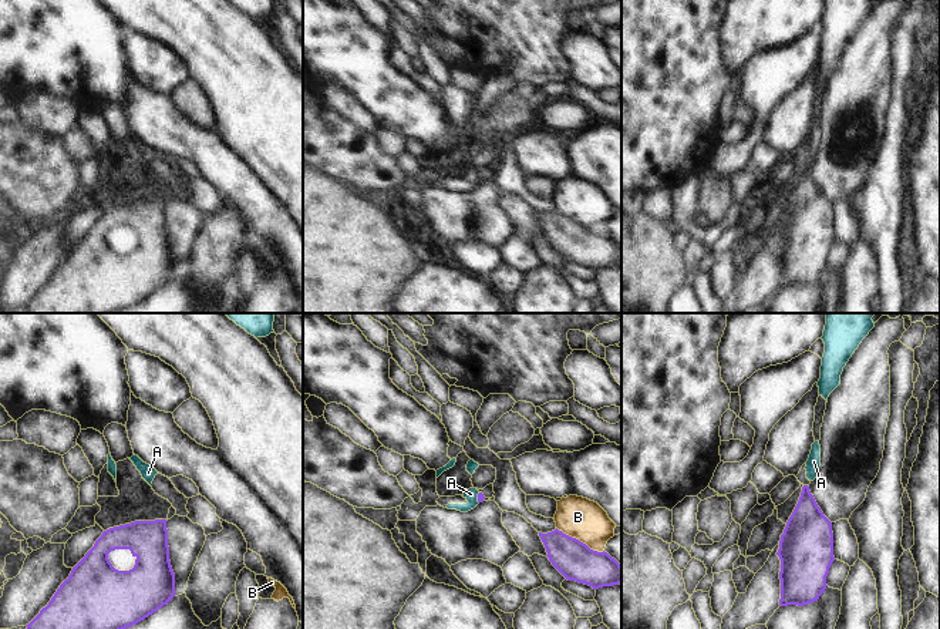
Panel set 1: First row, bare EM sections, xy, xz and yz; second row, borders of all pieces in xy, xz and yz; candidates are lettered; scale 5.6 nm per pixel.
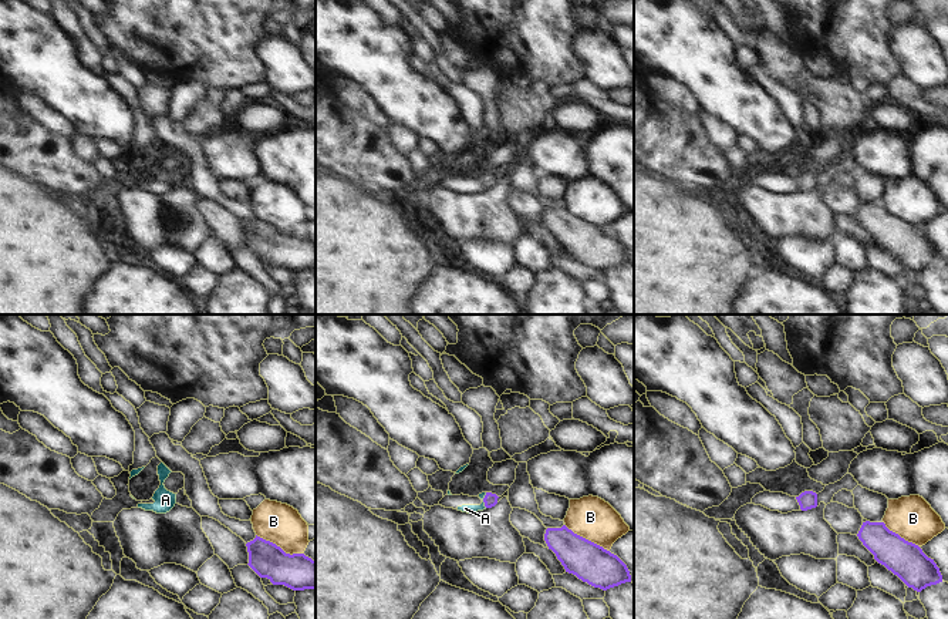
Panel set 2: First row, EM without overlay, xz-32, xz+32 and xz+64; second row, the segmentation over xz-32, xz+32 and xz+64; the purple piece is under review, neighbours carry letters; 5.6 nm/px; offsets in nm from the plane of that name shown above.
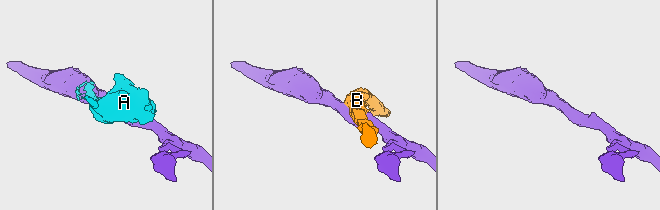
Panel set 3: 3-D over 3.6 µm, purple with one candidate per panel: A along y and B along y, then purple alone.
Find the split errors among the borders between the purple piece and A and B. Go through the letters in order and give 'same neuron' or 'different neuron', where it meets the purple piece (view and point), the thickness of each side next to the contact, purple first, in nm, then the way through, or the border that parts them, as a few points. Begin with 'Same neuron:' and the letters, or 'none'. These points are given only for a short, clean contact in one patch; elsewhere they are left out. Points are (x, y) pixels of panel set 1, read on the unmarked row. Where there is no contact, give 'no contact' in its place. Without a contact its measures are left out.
Same neuron: none
A: different neuron; meets purple in xz at (478, 180); 40 nm thick on the purple side, 70 nm on the other; border along xz (479, 174), (478, 184)
B: different neuron; meets purple in xz at (579, 222); 220 nm thick on the purple side, 240 nm on the other

